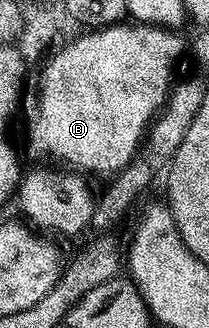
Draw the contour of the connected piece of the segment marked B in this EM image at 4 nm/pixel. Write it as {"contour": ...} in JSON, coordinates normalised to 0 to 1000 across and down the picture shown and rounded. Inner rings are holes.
{"contour":[[[684,70],[502,76],[493,88],[388,101],[402,104],[316,128],[187,201],[191,311],[172,320],[172,421],[153,442],[249,479],[292,479],[388,530],[555,534],[656,488],[651,463],[679,454],[718,384],[804,317],[847,232],[842,195],[890,162],[890,125],[842,104],[856,98],[837,85]]]}

